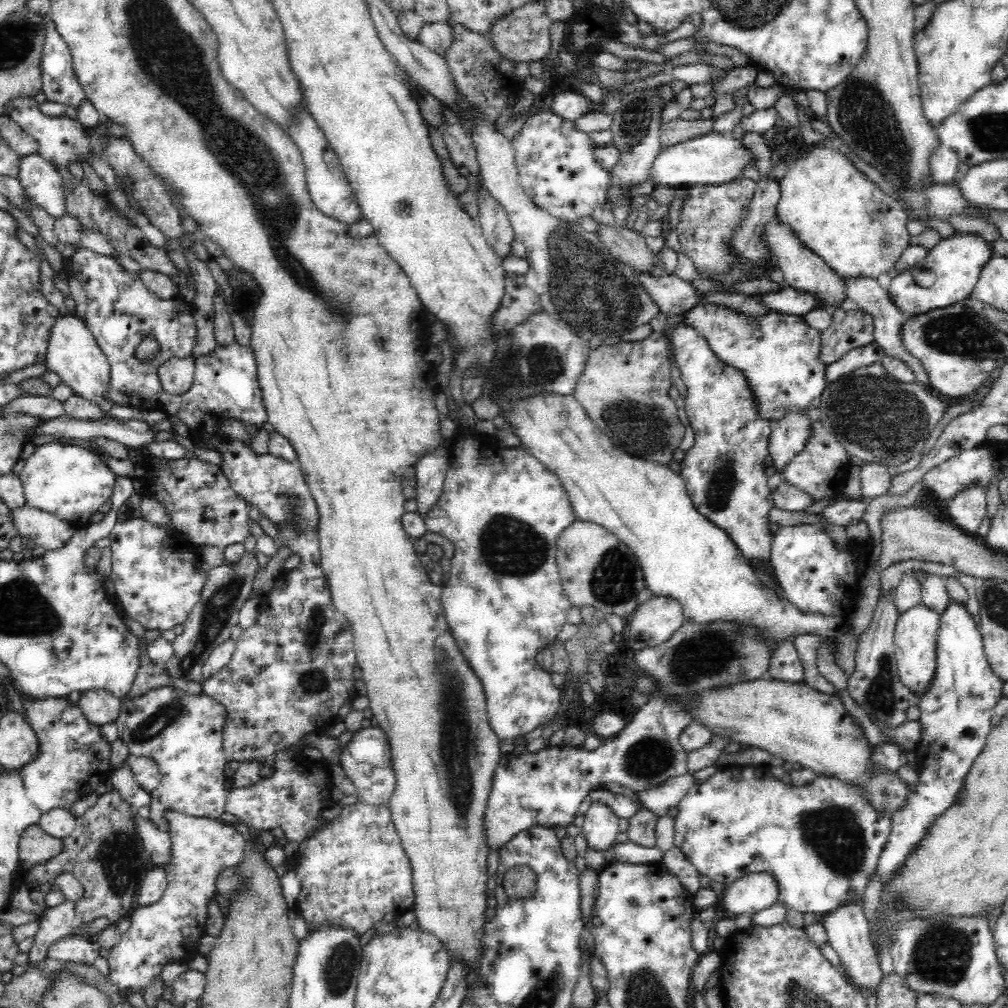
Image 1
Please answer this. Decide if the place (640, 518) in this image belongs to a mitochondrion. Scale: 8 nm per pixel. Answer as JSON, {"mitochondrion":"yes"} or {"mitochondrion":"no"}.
{"mitochondrion":"no"}

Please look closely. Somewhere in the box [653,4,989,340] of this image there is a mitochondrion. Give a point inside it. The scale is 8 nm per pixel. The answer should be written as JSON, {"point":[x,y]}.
{"point":[862,107]}

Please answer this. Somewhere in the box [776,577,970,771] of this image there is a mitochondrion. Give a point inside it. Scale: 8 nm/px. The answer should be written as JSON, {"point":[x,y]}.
{"point":[880,695]}

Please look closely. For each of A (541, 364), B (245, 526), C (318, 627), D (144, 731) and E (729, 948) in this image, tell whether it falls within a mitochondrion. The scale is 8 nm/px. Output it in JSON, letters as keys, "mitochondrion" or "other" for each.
{"A":"mitochondrion","B":"other","C":"mitochondrion","D":"mitochondrion","E":"other"}

